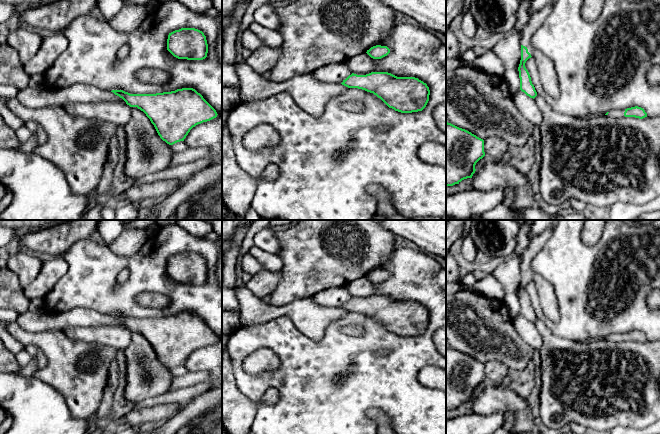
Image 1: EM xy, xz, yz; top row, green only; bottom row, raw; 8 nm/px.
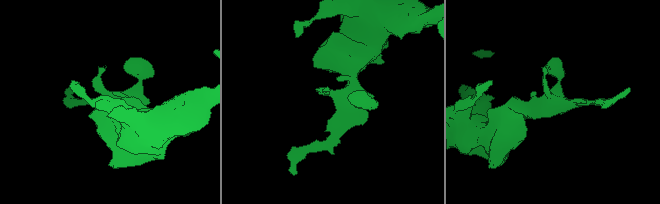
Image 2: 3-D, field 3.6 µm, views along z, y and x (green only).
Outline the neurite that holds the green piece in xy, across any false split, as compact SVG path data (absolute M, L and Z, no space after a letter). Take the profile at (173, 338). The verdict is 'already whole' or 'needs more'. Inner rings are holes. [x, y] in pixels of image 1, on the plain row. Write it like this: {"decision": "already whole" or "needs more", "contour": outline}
{"decision": "already whole", "contour": "M182 312L156 318L130 318L123 314L112 314L130 331L143 335L154 349L160 362L169 369L184 365L190 354L198 348L217 341L216 334L193 312Z"}

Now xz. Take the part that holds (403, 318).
{"decision": "already whole", "contour": "M388 296L352 297L341 308L373 317L389 332L401 337L422 335L430 319L427 308L418 302L397 301Z"}

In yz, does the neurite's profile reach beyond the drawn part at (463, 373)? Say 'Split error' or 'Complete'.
Complete

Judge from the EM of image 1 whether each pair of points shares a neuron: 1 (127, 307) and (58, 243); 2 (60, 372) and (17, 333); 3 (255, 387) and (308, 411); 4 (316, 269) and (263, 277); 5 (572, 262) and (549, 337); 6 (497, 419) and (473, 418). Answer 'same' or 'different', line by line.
1: different
2: same
3: same
4: different
5: different
6: same

